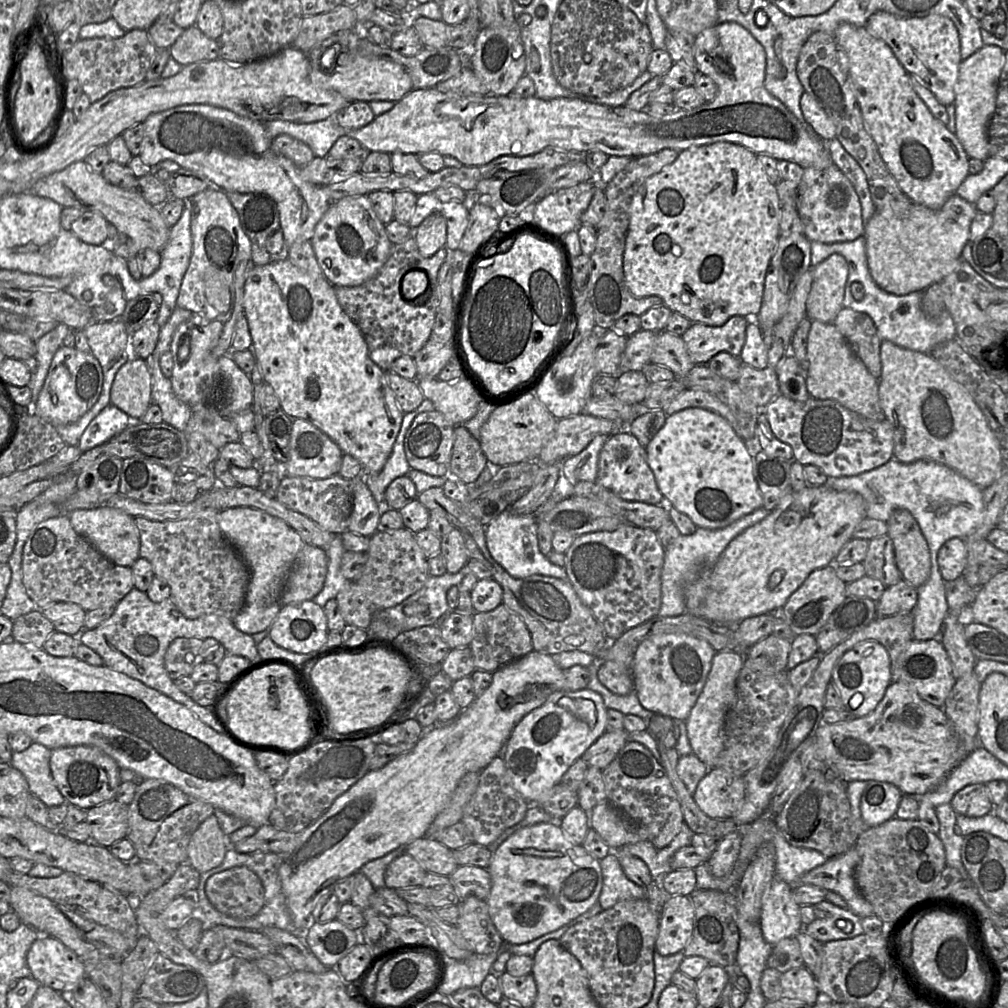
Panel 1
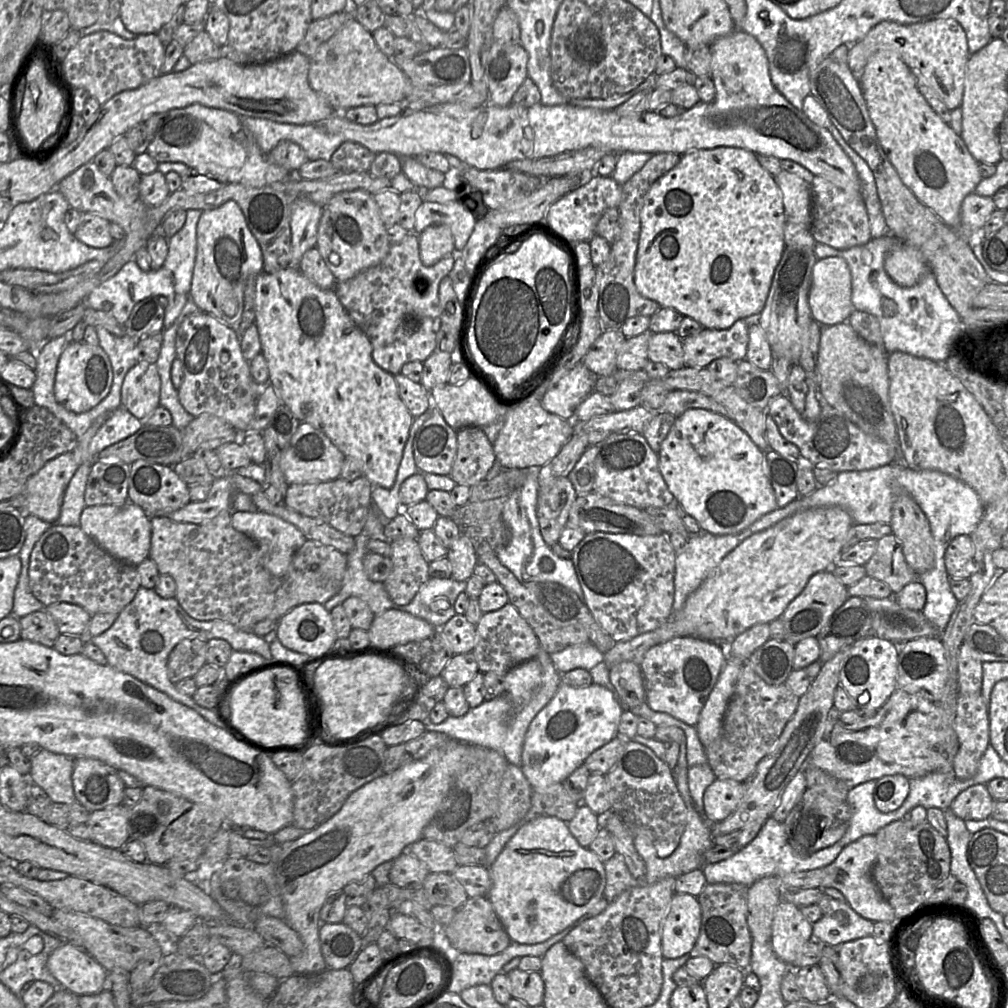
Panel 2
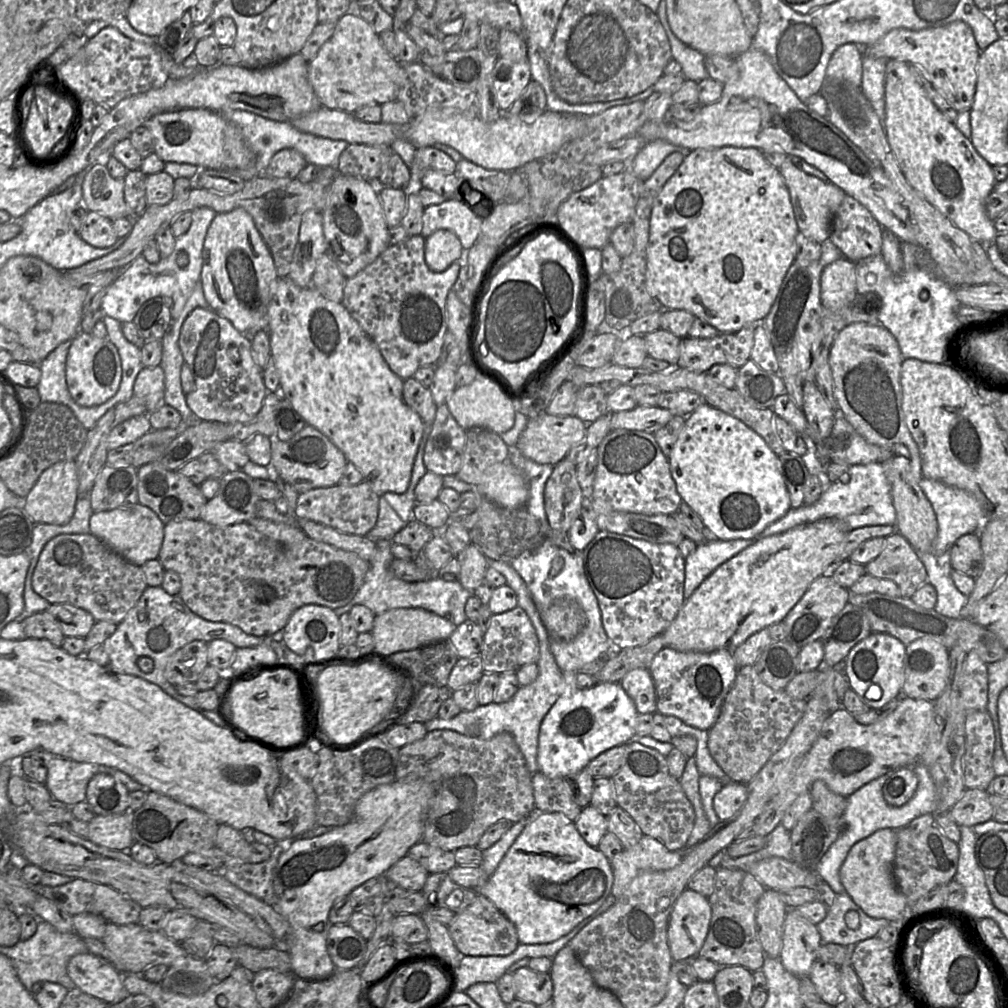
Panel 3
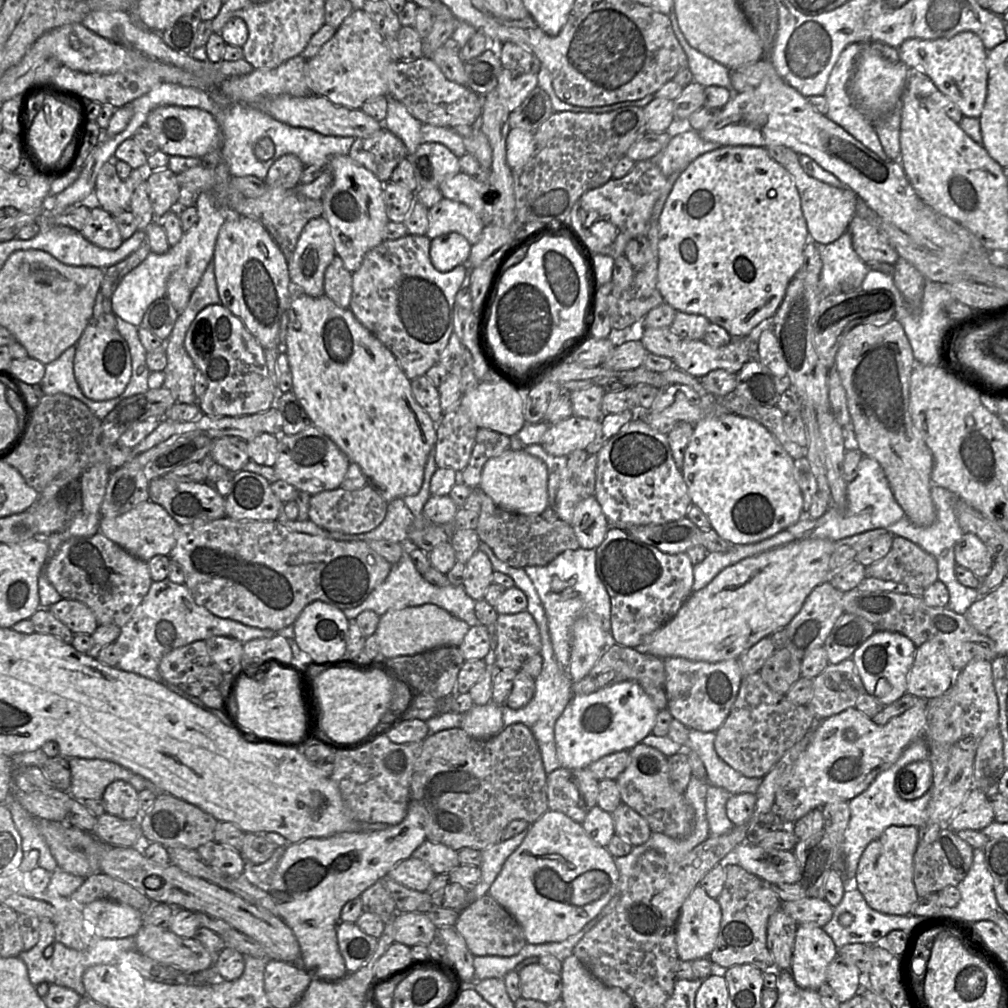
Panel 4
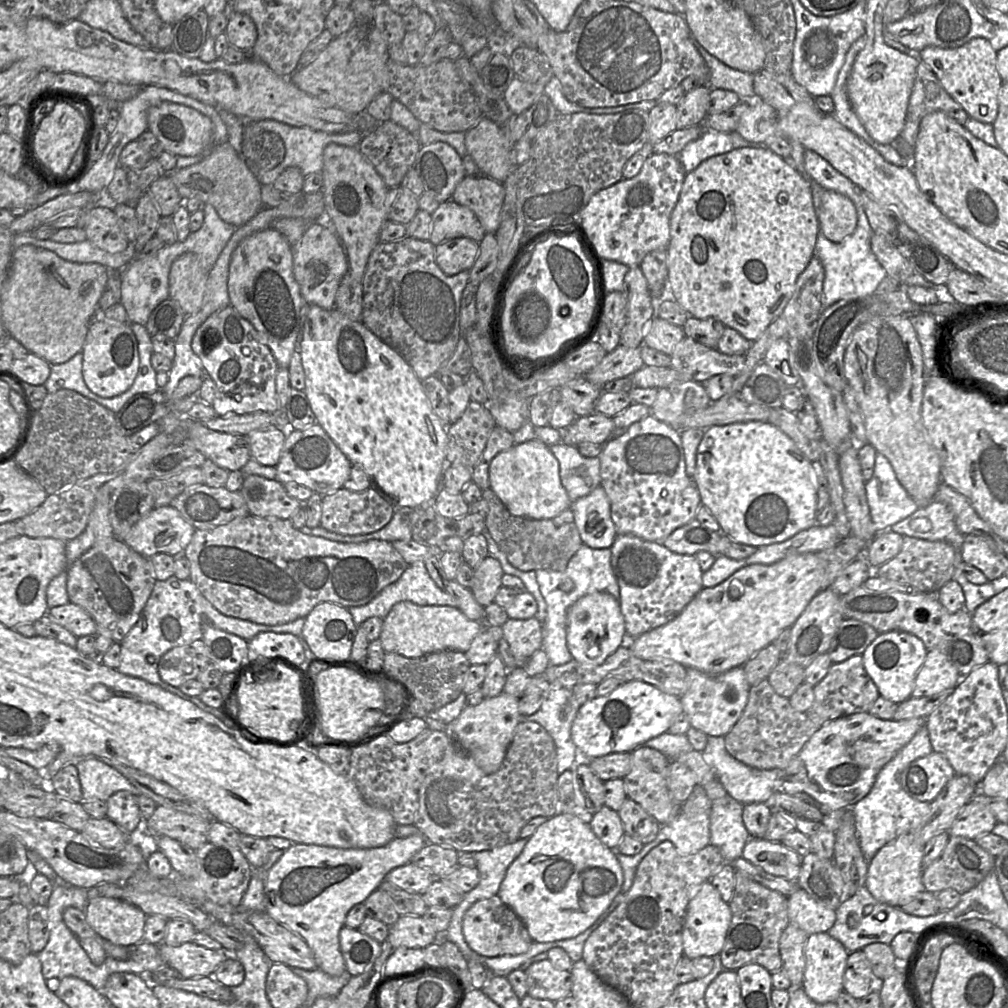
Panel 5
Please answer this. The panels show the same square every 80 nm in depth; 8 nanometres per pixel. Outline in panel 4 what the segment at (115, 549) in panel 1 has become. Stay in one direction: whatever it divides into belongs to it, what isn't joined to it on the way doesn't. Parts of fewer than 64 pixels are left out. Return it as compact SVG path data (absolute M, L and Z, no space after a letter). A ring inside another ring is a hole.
M145 501L116 517L101 517L99 532L124 550L145 562L155 555L169 555L176 543L175 530L180 526L159 504Z

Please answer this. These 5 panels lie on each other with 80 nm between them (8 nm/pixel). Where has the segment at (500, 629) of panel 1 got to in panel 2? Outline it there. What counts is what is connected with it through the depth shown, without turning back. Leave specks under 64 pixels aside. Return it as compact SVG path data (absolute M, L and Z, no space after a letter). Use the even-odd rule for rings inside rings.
M511 603L484 613L475 627L476 644L471 653L477 661L479 672L506 673L525 661L537 658L540 652L539 640L533 629Z

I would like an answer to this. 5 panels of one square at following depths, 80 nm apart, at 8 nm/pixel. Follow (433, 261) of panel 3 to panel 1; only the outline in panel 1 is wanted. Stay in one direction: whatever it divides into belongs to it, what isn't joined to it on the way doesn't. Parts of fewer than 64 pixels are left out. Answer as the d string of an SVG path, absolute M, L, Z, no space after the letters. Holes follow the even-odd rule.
M440 213L430 214L416 229L412 229L412 237L414 237L422 257L433 256L446 244L447 225L445 218Z

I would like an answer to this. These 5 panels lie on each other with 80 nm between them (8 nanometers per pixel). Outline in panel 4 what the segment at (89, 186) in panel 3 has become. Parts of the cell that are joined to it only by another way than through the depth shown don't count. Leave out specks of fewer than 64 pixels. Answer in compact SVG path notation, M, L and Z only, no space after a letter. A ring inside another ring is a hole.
M114 161L106 162L96 178L94 188L98 206L117 215L128 209L132 193L126 185L126 179L118 176Z

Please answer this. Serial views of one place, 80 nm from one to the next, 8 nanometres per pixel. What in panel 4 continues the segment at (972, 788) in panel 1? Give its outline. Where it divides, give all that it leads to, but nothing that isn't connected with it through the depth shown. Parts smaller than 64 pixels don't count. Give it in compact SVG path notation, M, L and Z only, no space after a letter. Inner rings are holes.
M972 789L951 819L949 829L981 831L994 820L990 796L981 789Z

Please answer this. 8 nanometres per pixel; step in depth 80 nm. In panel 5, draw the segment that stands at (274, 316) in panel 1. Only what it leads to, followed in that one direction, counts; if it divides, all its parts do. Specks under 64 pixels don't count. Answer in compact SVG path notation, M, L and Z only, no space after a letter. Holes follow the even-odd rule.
M307 304L302 335L299 343L299 354L305 373L304 393L309 401L311 410L316 417L316 423L327 433L341 452L349 459L352 466L357 466L368 476L372 487L395 510L413 510L423 505L430 505L441 488L442 473L446 468L447 434L438 417L433 413L427 397L425 396L421 380L415 375L412 368L392 348L374 335L362 322L356 322L339 312L337 309L323 309L316 305Z

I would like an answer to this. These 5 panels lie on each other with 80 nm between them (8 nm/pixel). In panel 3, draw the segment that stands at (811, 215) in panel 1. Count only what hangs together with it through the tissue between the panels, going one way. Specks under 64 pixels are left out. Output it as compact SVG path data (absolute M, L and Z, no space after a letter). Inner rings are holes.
M846 194L833 217L829 241L842 251L845 258L856 262L882 253L883 229L878 220L864 205Z

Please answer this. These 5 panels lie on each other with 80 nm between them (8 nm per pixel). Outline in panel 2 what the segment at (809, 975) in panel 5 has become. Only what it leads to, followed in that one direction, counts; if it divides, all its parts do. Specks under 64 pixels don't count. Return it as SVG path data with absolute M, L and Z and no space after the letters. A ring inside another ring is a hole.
M783 899L775 910L772 923L770 946L773 952L790 966L800 949L812 940L812 926L799 907Z

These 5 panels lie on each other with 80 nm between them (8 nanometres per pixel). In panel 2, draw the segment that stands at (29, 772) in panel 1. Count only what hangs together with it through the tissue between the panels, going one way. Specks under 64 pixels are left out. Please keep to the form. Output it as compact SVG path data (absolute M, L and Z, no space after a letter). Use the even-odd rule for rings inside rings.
M41 749L31 758L28 779L41 787L53 803L71 805L76 801L73 769L73 758Z

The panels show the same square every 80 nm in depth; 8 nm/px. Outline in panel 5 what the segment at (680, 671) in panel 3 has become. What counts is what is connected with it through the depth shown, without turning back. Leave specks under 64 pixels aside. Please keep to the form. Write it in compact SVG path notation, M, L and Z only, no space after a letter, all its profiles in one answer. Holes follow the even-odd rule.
M735 667L719 676L709 676L696 669L686 668L687 690L680 696L683 717L692 728L707 736L724 737L740 719L749 696L750 685L742 667Z

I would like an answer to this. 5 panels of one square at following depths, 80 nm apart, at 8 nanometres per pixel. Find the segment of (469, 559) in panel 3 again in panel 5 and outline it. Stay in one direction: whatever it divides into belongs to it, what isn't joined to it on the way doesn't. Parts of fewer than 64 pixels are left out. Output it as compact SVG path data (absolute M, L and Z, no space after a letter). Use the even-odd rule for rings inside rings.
M492 556L486 557L475 569L470 588L476 601L483 607L494 603L497 591L502 586L504 571L500 562Z

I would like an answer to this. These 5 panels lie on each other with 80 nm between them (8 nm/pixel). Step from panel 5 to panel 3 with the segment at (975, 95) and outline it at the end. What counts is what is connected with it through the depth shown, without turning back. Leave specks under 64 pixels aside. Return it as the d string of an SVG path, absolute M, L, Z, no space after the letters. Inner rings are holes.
M956 20L944 26L921 30L895 28L874 44L861 48L864 56L899 59L917 66L955 110L970 111L976 91L976 67L981 50L972 29L963 21Z

